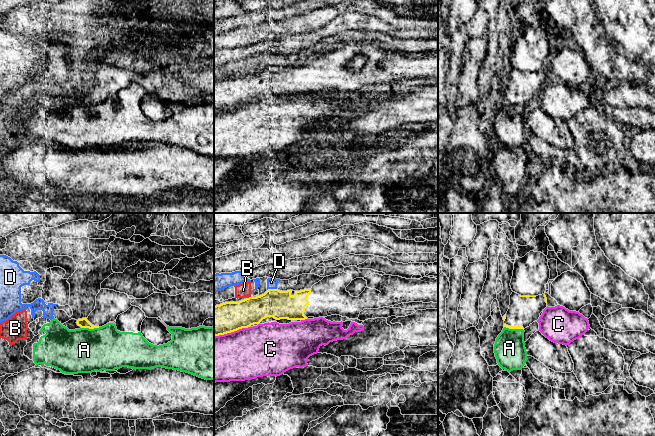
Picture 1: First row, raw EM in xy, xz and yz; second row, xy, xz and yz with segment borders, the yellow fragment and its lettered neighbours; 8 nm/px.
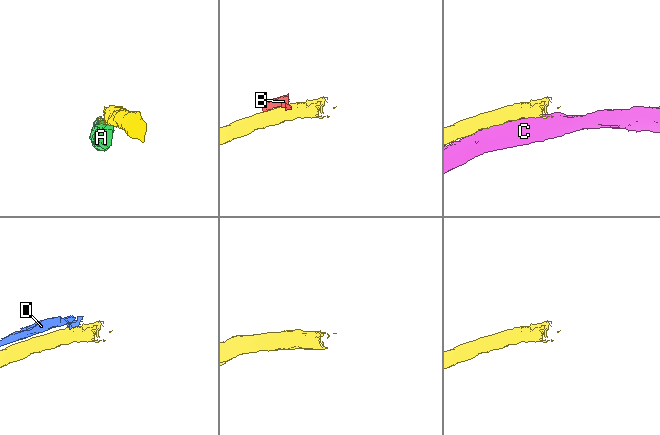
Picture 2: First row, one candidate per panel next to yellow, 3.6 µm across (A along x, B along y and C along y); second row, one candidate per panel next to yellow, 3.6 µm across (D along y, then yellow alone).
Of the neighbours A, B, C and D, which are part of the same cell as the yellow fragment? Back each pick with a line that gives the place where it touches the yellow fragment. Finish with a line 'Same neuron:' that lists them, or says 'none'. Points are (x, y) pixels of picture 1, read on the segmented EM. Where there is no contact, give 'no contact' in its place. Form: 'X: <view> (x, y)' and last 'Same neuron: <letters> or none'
Same neuron: none

